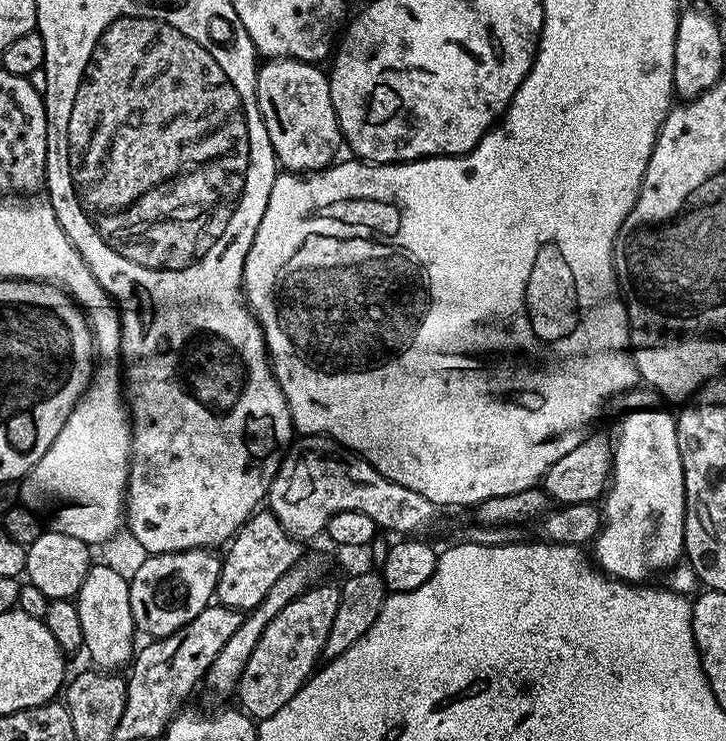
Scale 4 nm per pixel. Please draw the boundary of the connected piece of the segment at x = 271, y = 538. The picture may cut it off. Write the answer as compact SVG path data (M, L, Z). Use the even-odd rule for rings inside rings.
M257 510L232 537L223 553L215 599L228 608L251 610L258 606L286 570L302 557L301 541L288 533L269 510Z

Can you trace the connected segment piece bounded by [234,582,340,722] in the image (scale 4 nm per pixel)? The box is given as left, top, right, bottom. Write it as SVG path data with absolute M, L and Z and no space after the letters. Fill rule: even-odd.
M334 583L308 588L292 601L262 631L250 660L242 670L235 695L240 695L239 707L253 721L259 722L278 714L298 690L312 677L321 663L326 638L330 638L330 626L334 626L334 614L338 611L340 589Z

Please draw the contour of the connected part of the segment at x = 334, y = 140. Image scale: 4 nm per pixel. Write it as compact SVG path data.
M274 60L259 65L256 101L279 167L292 174L322 172L342 148L340 123L334 110L328 76L323 67L301 60Z

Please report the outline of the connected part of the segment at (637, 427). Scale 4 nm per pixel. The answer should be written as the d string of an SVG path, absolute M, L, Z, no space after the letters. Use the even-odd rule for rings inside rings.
M640 408L637 412L628 412L620 424L620 433L614 436L612 462L610 465L610 479L608 487L602 497L602 523L600 532L594 541L596 547L595 563L600 571L608 573L616 580L629 582L648 582L655 572L668 568L676 559L681 559L684 550L684 471L682 470L682 454L678 450L678 434L676 433L676 416L673 413L663 412L660 408Z

